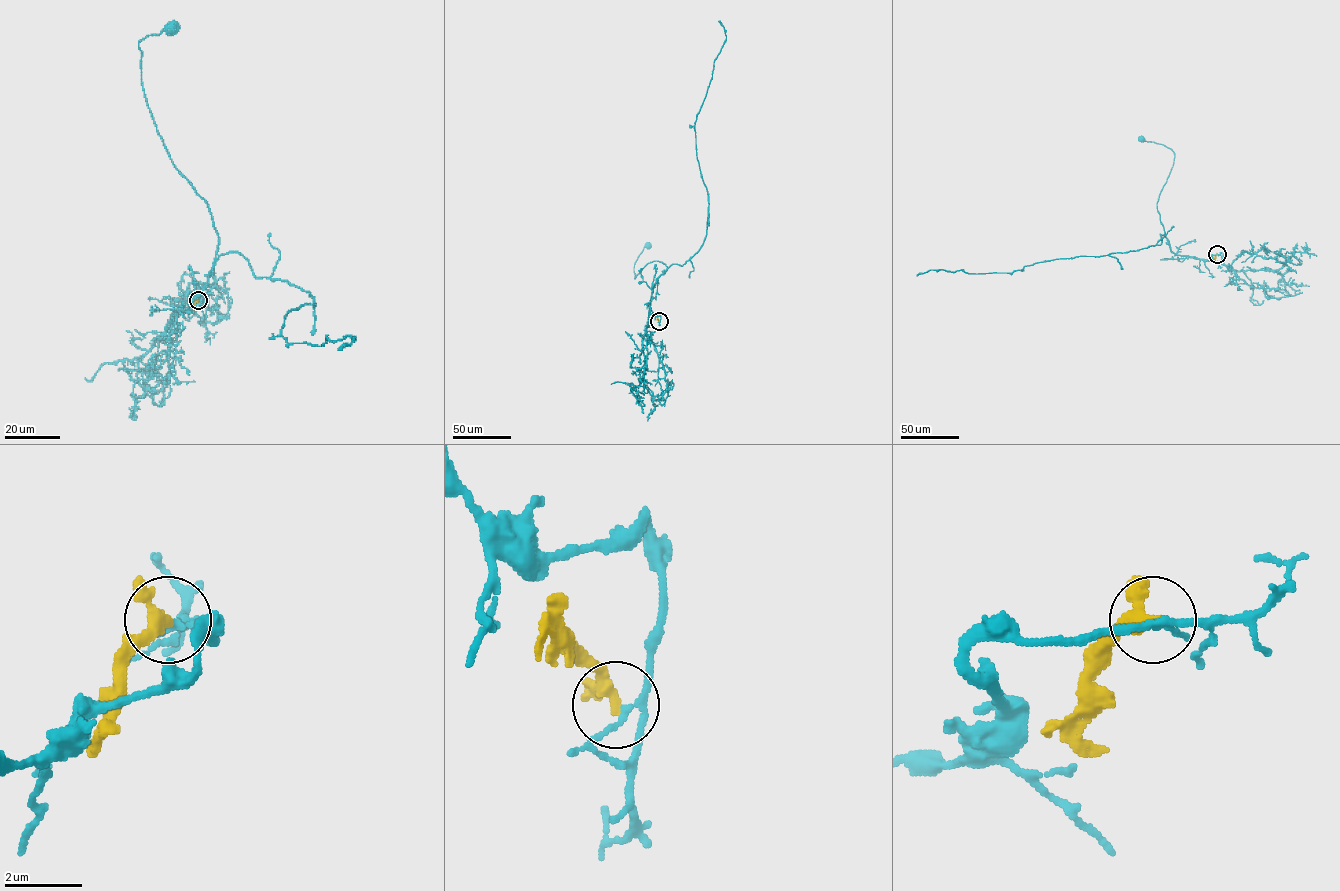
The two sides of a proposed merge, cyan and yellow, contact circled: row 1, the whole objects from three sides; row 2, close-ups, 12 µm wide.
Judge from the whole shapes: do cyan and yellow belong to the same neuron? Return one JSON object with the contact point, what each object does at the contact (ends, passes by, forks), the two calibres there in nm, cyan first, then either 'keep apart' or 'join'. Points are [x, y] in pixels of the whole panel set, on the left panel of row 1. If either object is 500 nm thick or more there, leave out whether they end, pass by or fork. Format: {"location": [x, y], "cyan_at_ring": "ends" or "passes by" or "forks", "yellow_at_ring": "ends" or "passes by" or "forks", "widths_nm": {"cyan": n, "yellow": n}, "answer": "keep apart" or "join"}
{"location": [198, 300], "cyan_at_ring": "forks", "yellow_at_ring": "passes by", "widths_nm": {"cyan": 140, "yellow": 280}, "answer": "keep apart"}

